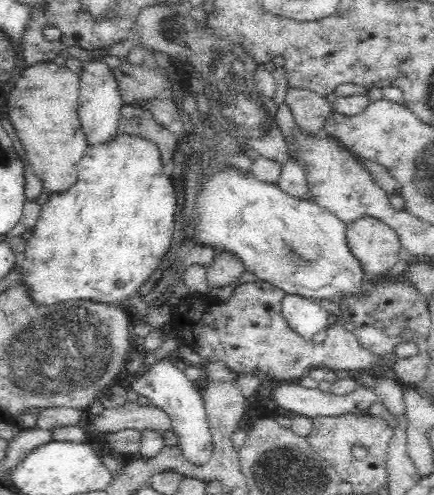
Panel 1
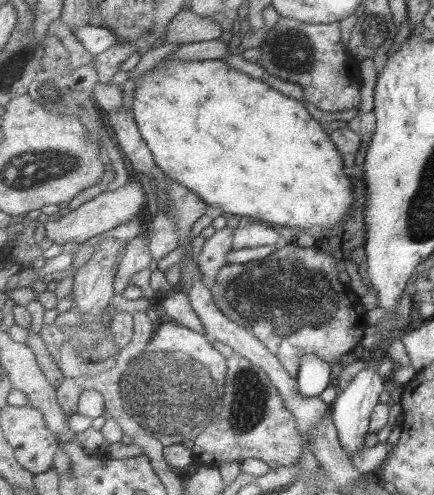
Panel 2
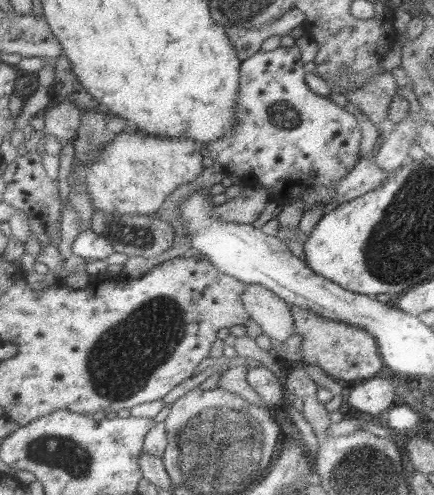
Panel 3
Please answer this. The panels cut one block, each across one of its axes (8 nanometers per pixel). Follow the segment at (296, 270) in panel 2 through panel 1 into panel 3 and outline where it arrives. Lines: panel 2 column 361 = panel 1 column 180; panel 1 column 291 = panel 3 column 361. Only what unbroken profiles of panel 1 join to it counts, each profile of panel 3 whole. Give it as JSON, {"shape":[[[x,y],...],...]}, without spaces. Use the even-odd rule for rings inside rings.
{"shape":[[[291,305],[290,307],[292,316],[295,318],[296,334],[303,340],[301,345],[305,350],[304,364],[320,367],[334,380],[370,379],[383,368],[377,343],[365,328],[358,328],[337,320],[326,320],[323,316],[301,307]]]}

